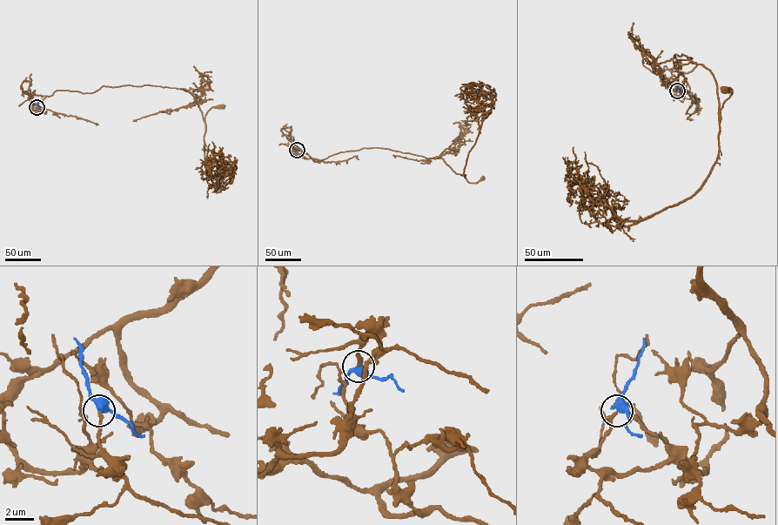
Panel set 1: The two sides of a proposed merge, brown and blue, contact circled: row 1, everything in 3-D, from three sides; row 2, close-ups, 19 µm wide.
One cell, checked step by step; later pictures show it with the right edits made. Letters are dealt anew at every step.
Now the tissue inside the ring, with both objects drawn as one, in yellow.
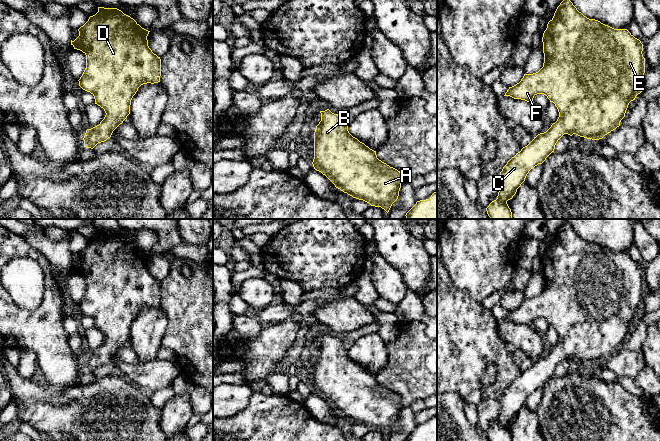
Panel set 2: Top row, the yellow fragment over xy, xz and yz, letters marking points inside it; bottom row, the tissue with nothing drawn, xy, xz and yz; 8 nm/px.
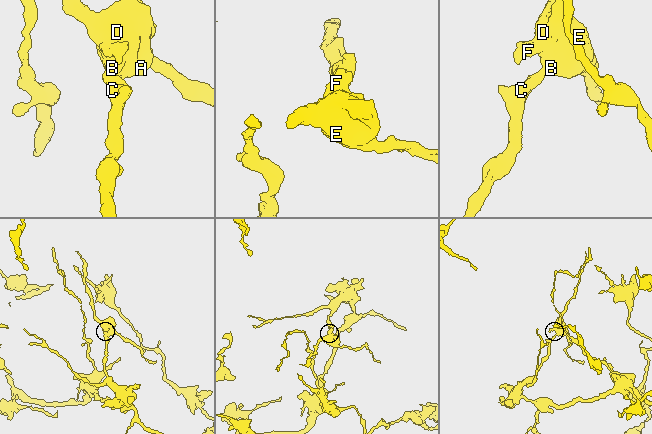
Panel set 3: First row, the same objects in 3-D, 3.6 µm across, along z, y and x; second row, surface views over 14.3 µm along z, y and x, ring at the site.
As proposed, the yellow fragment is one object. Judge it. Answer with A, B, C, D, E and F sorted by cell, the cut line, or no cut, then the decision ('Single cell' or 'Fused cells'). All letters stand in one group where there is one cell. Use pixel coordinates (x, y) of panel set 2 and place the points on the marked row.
Groups: A B C D E F. No split. Single cell

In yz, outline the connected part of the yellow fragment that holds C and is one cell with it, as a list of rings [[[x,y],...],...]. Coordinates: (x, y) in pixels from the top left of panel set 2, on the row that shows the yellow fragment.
[[[563,0],[557,7],[553,18],[548,22],[543,33],[543,67],[536,73],[524,74],[516,85],[509,87],[504,96],[532,102],[537,94],[544,94],[558,109],[559,117],[544,133],[538,134],[525,147],[512,157],[500,172],[500,189],[497,199],[486,208],[490,219],[512,219],[512,212],[507,201],[512,199],[517,189],[525,181],[529,171],[554,152],[555,145],[564,135],[576,134],[592,140],[602,139],[605,135],[620,126],[631,101],[642,92],[642,82],[645,73],[645,58],[643,44],[627,29],[614,29],[595,19],[584,16],[570,0]]]

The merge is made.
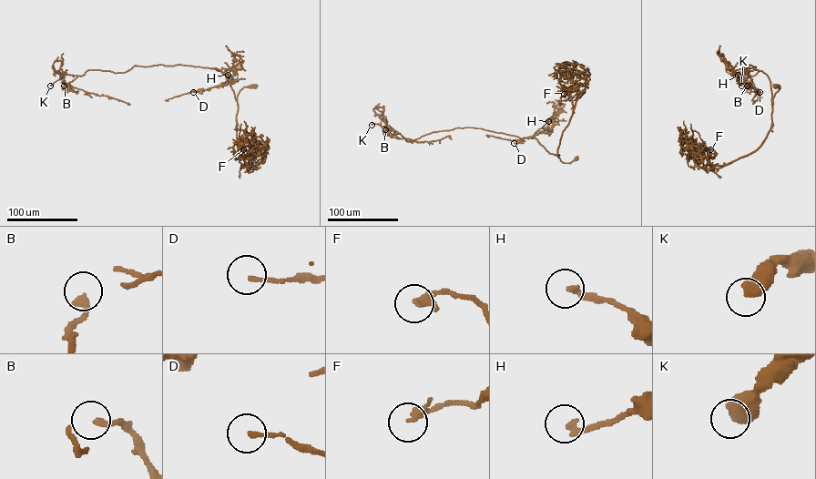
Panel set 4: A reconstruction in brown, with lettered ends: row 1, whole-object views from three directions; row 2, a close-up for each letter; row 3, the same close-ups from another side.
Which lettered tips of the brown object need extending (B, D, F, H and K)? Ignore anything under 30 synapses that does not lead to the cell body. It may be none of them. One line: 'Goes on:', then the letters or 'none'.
Goes on: none

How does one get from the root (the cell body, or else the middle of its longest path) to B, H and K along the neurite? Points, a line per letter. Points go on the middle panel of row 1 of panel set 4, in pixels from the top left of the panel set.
B: (576, 158), (564, 163), (535, 138), (481, 128), (433, 132), (408, 141), (399, 133), (384, 134), (385, 129)
H: (576, 158), (563, 163), (558, 155), (550, 154), (535, 137), (539, 128), (551, 129), (555, 121), (548, 121)
K: (576, 158), (564, 163), (535, 138), (481, 128), (433, 132), (407, 141), (389, 125), (372, 125)

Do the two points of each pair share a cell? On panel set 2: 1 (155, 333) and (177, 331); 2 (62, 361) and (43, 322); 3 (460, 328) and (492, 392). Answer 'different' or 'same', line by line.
1: different
2: same
3: same

